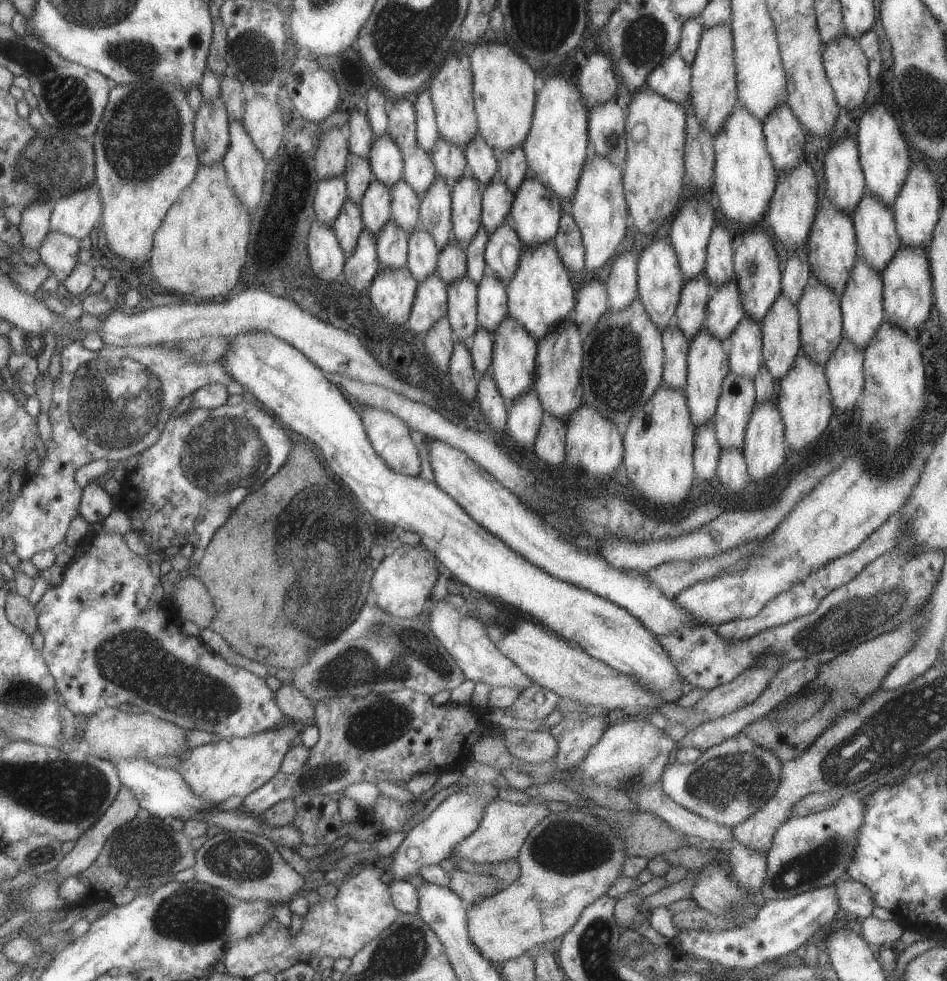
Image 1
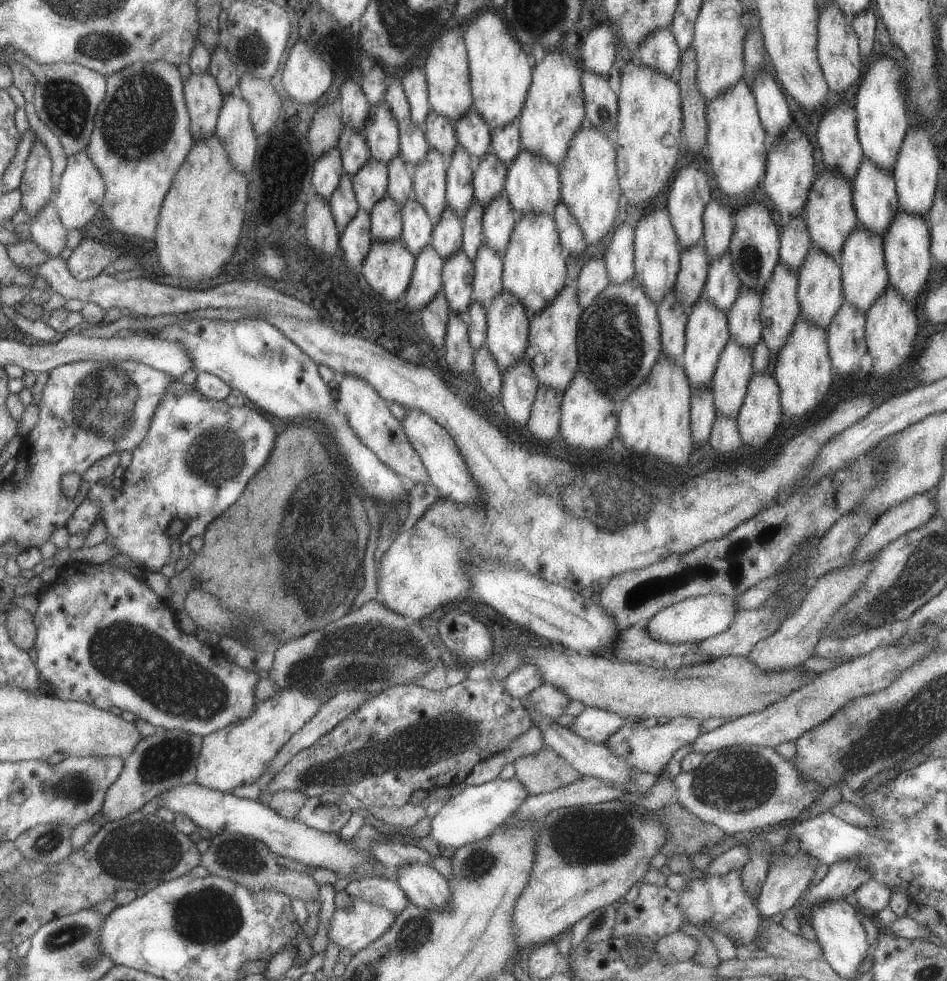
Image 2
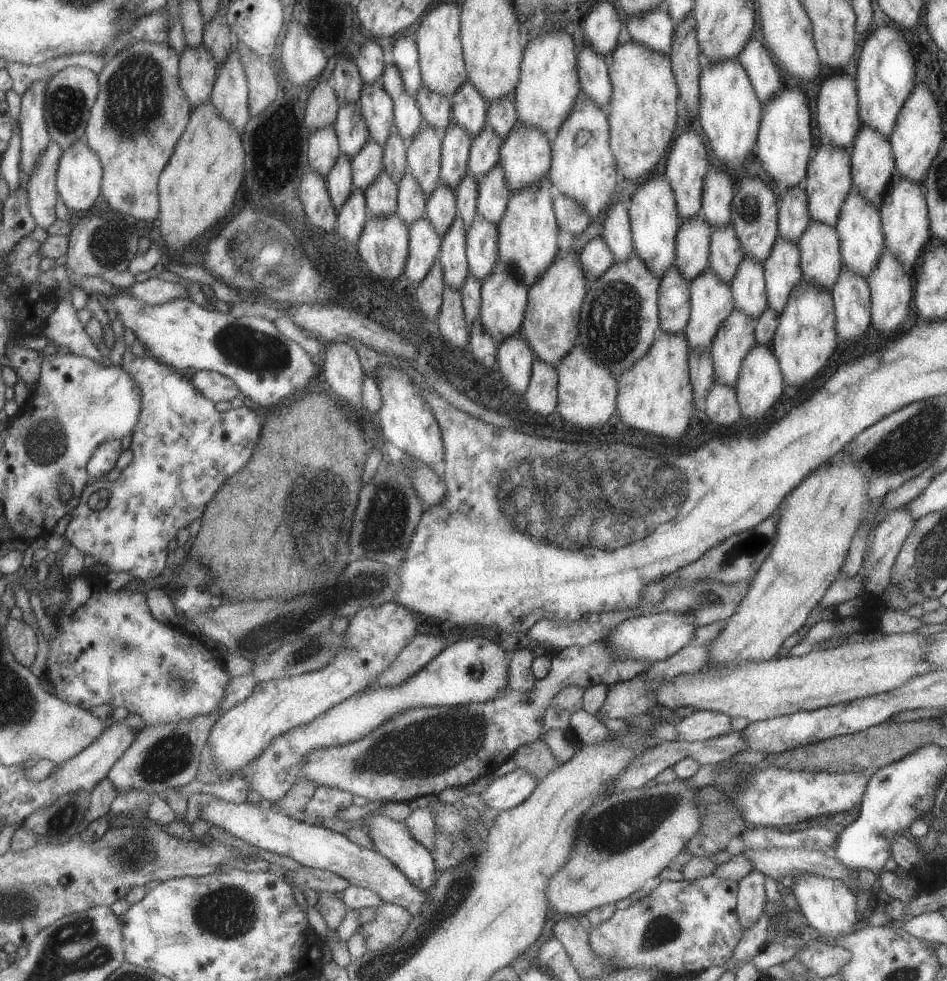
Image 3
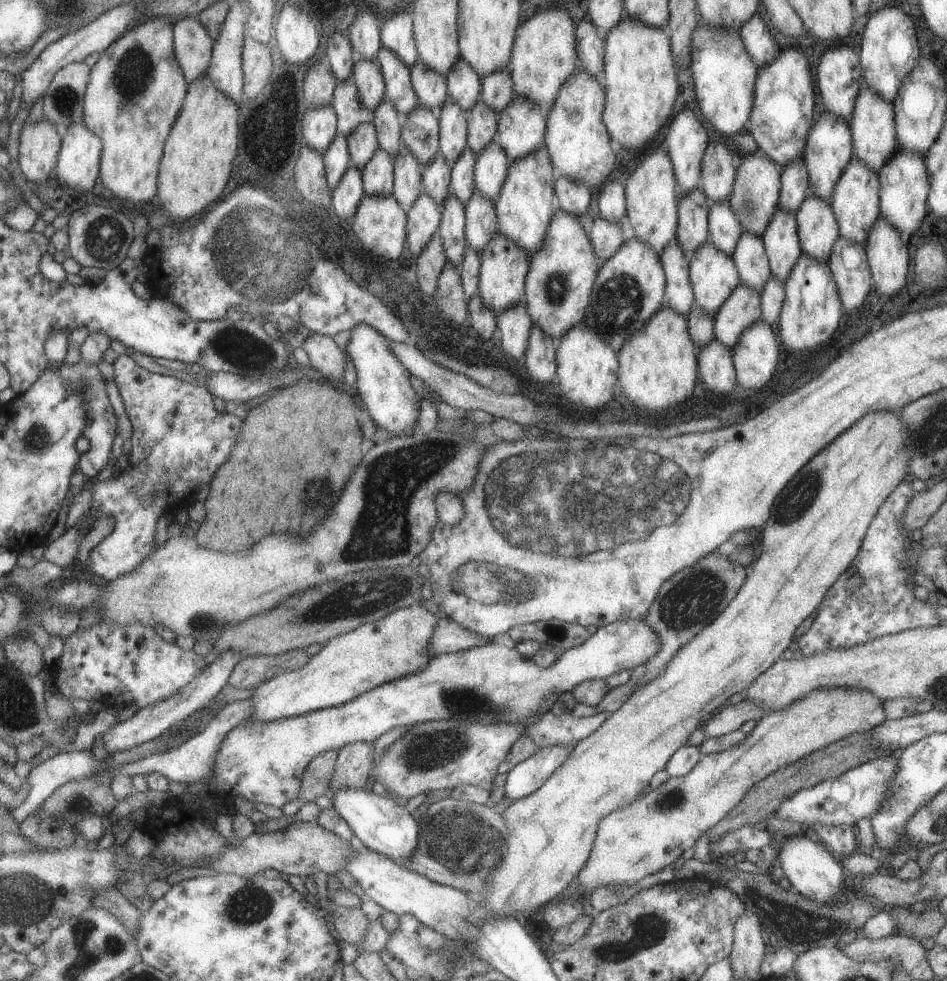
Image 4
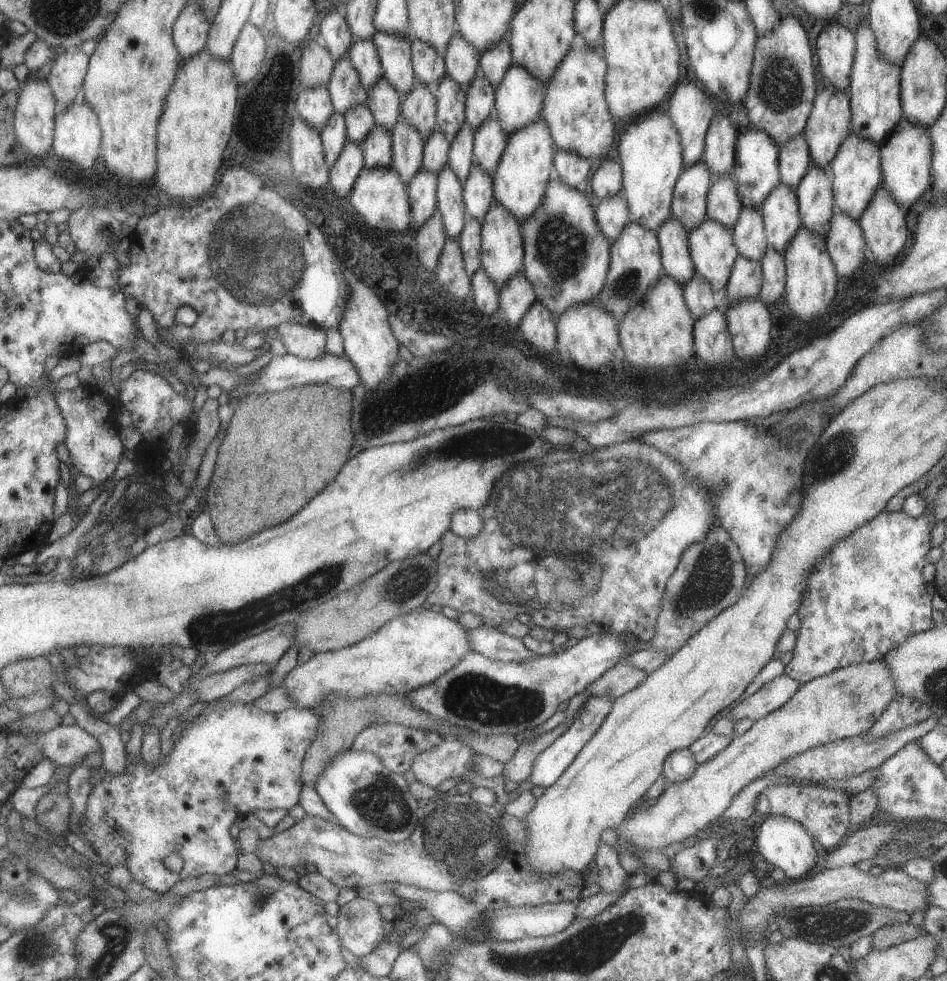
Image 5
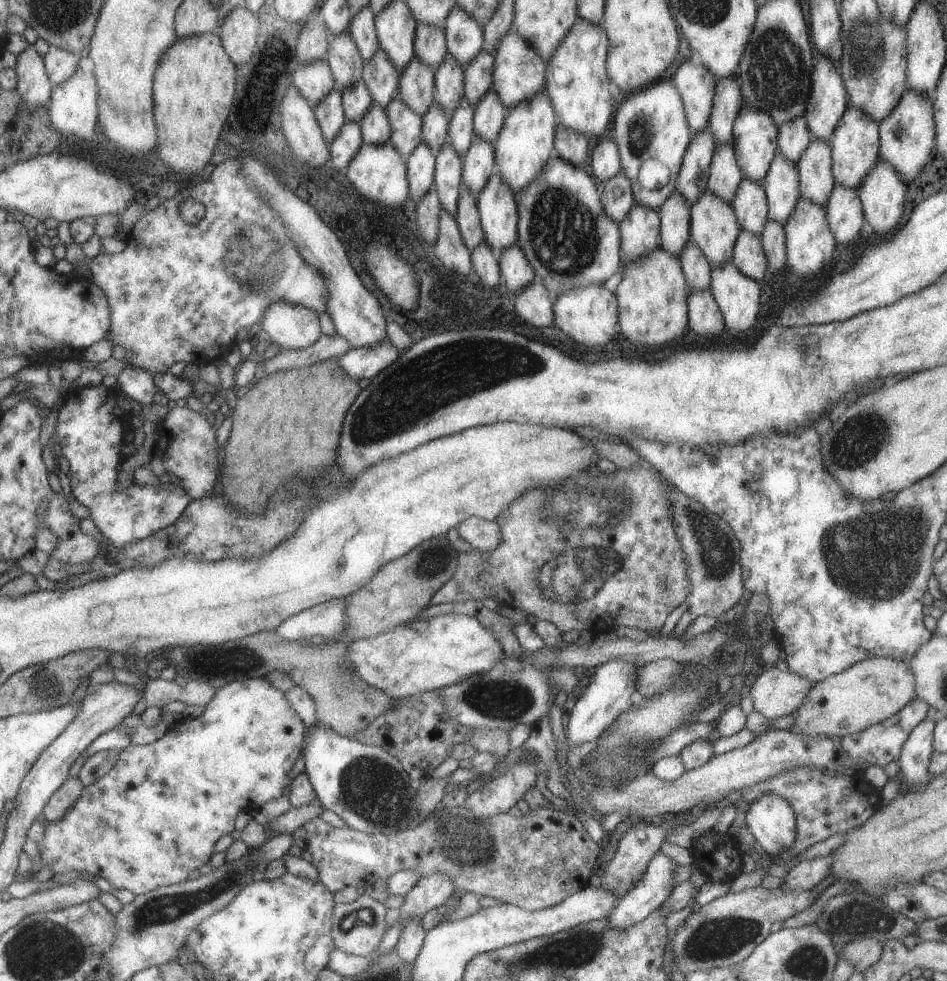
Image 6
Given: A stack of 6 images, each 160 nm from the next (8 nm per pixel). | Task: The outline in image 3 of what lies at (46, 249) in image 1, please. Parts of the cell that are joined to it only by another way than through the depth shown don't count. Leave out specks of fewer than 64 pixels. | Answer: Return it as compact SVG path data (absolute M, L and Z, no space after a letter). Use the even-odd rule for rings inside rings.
M49 140L36 160L26 183L28 209L36 226L46 230L55 218L54 206L59 201L56 189L56 168L62 150Z

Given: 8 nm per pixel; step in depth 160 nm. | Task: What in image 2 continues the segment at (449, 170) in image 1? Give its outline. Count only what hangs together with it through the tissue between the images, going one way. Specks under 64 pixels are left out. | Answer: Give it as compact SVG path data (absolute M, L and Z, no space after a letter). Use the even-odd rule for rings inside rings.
M429 108L424 116L423 132L430 148L443 154L447 159L455 150L458 142L455 138L454 126L445 115L437 114Z

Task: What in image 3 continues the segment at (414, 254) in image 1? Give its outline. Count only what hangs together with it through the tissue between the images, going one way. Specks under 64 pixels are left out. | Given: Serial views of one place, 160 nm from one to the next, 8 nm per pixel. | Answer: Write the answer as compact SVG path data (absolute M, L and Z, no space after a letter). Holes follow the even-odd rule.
M409 170L403 173L396 185L397 216L407 226L418 218L425 217L425 194Z

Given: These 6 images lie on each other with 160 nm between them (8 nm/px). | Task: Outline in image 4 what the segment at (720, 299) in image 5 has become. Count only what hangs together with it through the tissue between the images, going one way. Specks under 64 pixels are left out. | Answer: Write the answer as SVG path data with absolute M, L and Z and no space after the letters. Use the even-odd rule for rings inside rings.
M738 281L713 316L714 338L732 350L739 333L761 314L760 292Z

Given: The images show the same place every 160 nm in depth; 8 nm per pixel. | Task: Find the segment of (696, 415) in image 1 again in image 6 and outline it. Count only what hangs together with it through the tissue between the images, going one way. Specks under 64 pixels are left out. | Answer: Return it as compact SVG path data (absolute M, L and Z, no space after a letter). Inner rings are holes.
M708 189L701 192L690 206L690 239L701 250L703 256L708 260L709 266L728 261L731 258L732 248L739 231L740 226L732 206Z

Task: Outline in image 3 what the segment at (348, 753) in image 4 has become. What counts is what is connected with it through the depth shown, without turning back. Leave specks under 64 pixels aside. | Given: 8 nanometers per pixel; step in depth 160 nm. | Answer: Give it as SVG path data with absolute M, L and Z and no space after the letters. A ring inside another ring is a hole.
M317 786L305 805L306 822L310 824L316 818L336 817L338 810L351 805L352 794L340 788Z

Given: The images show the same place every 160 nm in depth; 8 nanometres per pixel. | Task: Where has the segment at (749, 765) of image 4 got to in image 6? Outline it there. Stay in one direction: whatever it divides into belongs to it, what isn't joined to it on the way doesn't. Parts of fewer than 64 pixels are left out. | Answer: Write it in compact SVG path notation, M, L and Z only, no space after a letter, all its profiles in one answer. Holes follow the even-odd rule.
M869 657L814 683L794 712L795 722L789 730L839 738L889 718L915 697L914 676L908 663L889 657Z

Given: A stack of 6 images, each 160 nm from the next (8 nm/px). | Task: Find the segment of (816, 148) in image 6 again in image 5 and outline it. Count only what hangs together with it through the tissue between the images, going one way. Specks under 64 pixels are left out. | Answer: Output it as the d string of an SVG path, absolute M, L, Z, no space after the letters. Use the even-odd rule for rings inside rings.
M810 164L794 188L801 225L823 236L828 231L829 219L835 210L828 173Z

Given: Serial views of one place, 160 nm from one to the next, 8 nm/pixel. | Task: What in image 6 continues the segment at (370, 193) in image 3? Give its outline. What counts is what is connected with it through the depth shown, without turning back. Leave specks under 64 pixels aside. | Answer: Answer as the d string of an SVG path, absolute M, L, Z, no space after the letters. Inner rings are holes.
M371 103L371 106L357 120L360 126L363 143L378 145L386 143L390 137L390 124L382 106Z

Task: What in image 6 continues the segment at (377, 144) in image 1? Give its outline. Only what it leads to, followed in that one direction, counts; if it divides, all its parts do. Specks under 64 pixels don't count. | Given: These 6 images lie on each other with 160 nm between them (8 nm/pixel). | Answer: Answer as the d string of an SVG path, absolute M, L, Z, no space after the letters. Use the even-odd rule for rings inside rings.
M369 5L361 7L356 13L352 14L348 22L349 34L357 46L359 54L364 60L369 60L378 48L378 40L374 27L374 12Z

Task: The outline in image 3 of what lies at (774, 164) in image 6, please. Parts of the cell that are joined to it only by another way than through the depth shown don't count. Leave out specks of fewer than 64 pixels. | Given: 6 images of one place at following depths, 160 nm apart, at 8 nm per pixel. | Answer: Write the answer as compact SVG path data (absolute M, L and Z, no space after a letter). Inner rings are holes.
M778 237L769 256L762 262L765 294L768 305L779 316L791 289L802 278L800 252L796 242Z

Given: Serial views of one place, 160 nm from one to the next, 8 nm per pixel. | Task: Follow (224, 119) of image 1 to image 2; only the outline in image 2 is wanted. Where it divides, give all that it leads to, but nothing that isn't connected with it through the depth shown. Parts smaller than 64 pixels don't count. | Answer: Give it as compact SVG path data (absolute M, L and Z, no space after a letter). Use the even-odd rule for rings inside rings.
M209 71L191 73L183 82L182 95L194 142L215 133L217 115L224 96Z

